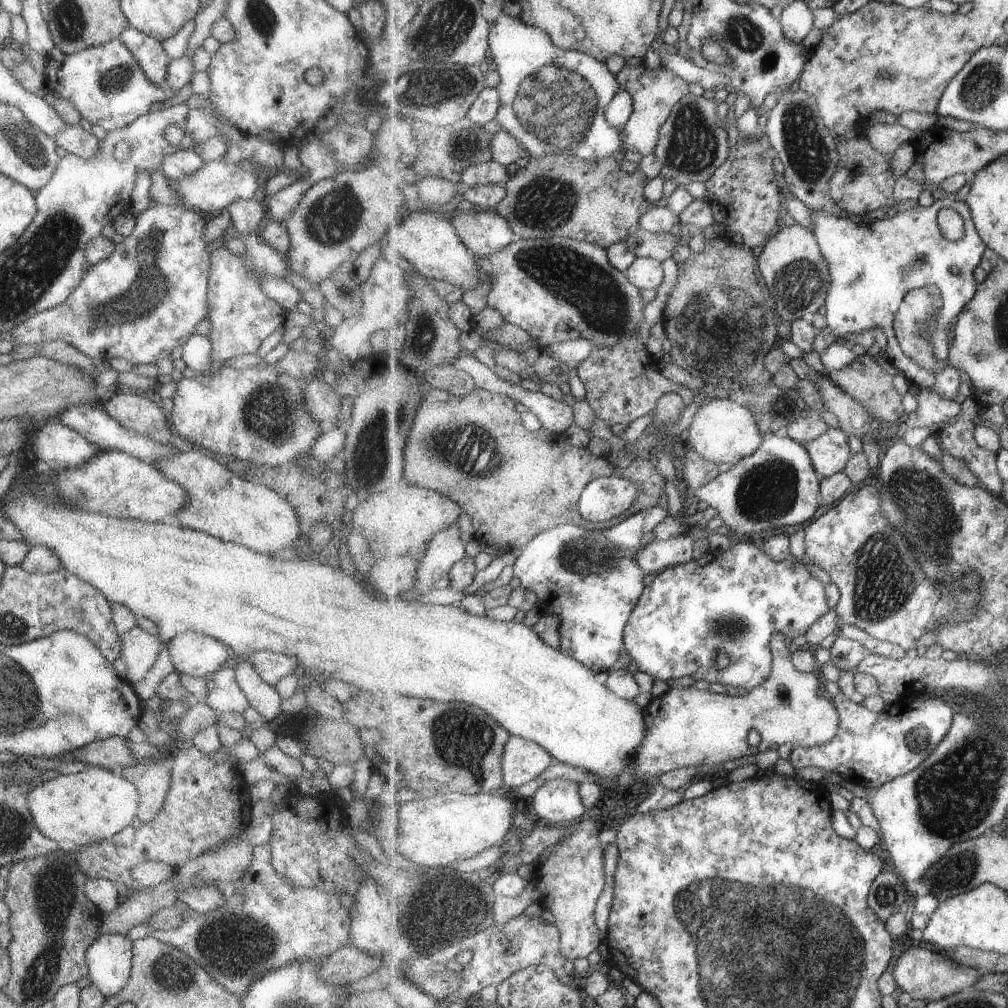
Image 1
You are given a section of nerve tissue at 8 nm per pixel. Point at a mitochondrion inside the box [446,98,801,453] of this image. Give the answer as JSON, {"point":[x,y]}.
{"point":[594,292]}

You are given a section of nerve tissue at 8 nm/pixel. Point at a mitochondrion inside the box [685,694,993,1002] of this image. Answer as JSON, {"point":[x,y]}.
{"point":[962,867]}

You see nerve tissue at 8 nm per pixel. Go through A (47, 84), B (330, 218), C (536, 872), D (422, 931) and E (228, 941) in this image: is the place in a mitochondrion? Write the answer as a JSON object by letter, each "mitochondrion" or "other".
{"A":"other","B":"mitochondrion","C":"other","D":"mitochondrion","E":"mitochondrion"}

